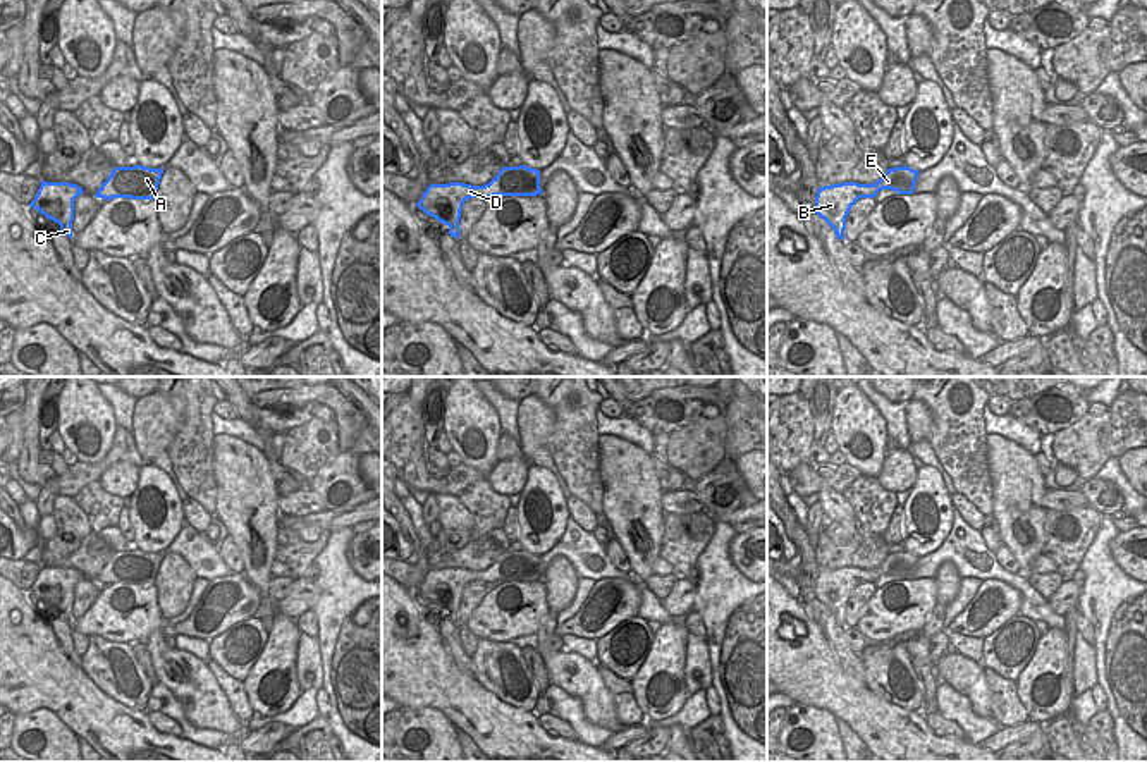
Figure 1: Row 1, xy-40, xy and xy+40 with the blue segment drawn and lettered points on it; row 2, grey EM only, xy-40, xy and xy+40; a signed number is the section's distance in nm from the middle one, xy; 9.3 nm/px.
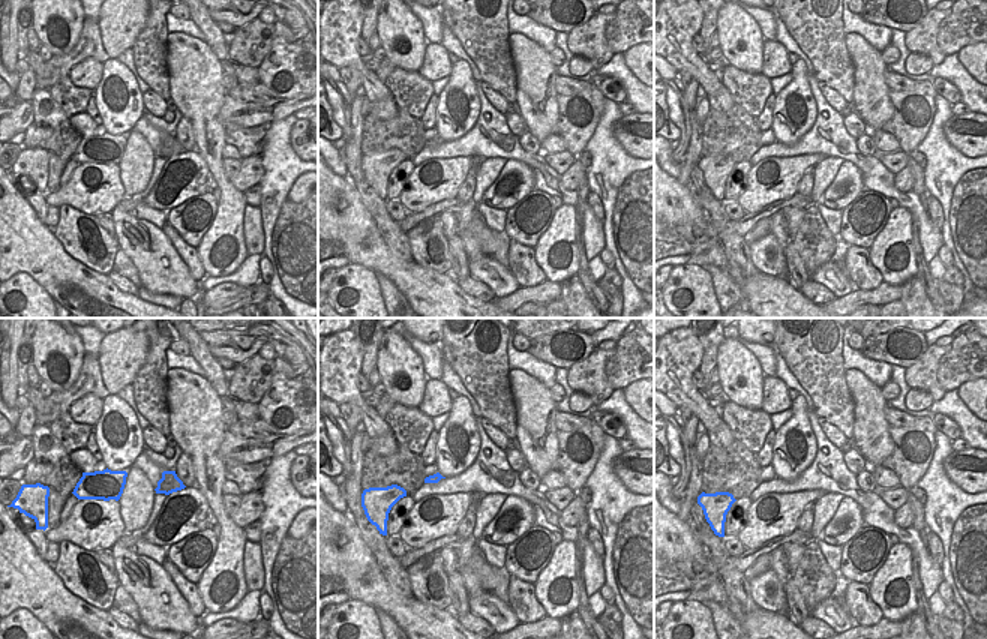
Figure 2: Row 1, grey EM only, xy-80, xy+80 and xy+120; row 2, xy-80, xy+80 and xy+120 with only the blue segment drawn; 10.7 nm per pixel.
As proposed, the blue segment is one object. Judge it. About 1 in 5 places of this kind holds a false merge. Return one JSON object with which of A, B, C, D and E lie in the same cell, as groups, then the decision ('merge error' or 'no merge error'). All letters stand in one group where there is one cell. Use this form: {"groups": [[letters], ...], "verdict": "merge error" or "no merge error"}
{"groups": [["A", "B", "C", "D", "E"]], "verdict": "no merge error"}

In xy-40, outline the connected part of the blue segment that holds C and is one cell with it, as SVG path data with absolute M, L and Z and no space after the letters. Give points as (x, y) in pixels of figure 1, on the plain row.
M46 568L41 571L29 592L60 611L60 618L72 624L74 585L83 580L83 573L71 568Z

